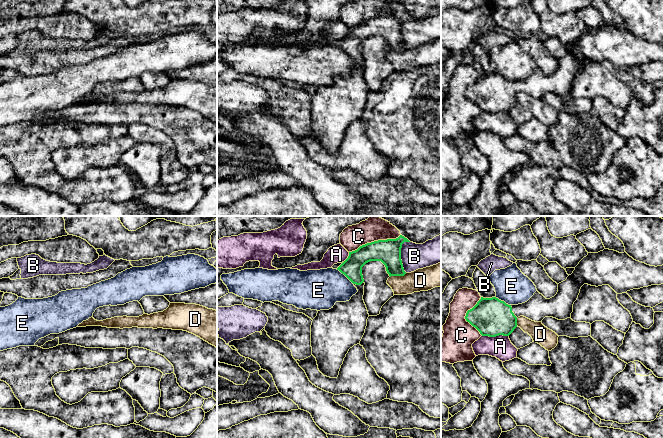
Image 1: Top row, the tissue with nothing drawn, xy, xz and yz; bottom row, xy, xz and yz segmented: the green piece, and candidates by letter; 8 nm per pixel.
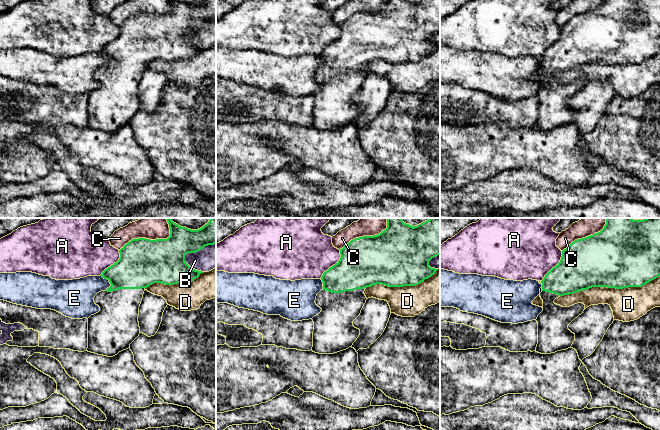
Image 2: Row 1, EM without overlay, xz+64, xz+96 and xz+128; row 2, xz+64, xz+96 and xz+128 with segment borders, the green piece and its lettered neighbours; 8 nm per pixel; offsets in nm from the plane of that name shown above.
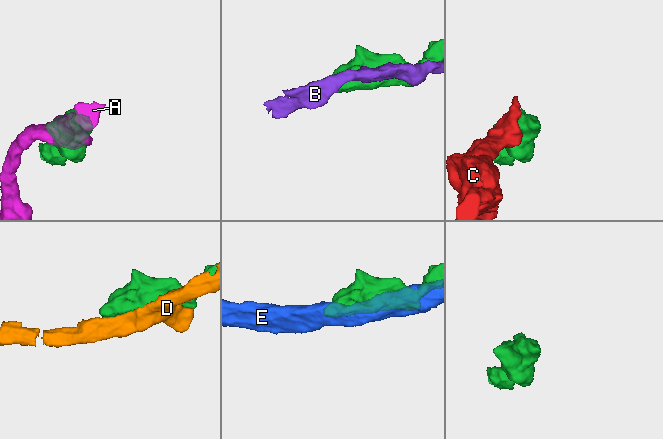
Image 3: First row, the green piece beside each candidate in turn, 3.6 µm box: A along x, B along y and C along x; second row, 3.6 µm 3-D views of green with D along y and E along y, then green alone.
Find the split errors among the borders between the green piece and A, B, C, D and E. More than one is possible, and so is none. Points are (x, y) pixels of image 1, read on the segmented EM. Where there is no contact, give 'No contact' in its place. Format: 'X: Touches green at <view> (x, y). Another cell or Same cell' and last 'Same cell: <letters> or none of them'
A: Touches green at yz (495, 336). Another cell
B: Touches green at xz (400, 255). Another cell
C: Touches green at xz (374, 241). Another cell
D: Touches green at xz (398, 275). Another cell
E: Touches green at xz (345, 275). Another cell
Same cell: none of them

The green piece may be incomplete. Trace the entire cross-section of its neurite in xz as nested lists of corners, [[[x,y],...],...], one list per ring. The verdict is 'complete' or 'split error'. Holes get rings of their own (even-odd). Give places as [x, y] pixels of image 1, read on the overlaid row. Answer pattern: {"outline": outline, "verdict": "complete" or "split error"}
{"outline": [[[400,235],[396,239],[378,240],[360,246],[357,250],[349,252],[348,258],[337,268],[357,288],[358,292],[346,302],[336,302],[329,310],[320,310],[313,319],[311,325],[311,347],[312,355],[316,358],[319,371],[327,377],[337,378],[344,358],[349,349],[360,344],[365,333],[367,319],[369,317],[366,305],[363,300],[364,279],[362,267],[370,261],[381,261],[389,276],[404,276],[401,248],[404,242],[410,242]]], "verdict": "split error"}

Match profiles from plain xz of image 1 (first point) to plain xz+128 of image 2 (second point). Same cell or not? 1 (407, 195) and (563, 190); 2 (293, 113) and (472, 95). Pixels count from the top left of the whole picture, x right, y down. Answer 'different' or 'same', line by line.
1: same
2: same

